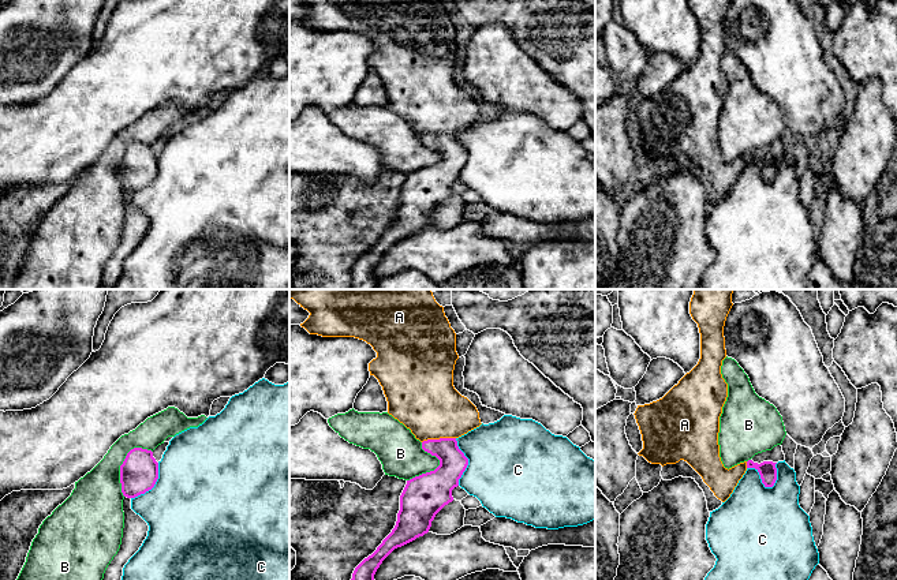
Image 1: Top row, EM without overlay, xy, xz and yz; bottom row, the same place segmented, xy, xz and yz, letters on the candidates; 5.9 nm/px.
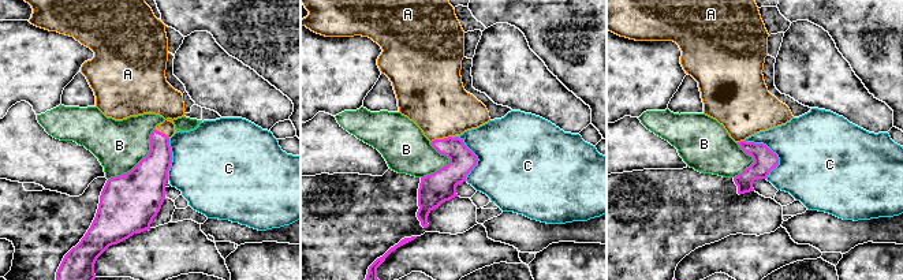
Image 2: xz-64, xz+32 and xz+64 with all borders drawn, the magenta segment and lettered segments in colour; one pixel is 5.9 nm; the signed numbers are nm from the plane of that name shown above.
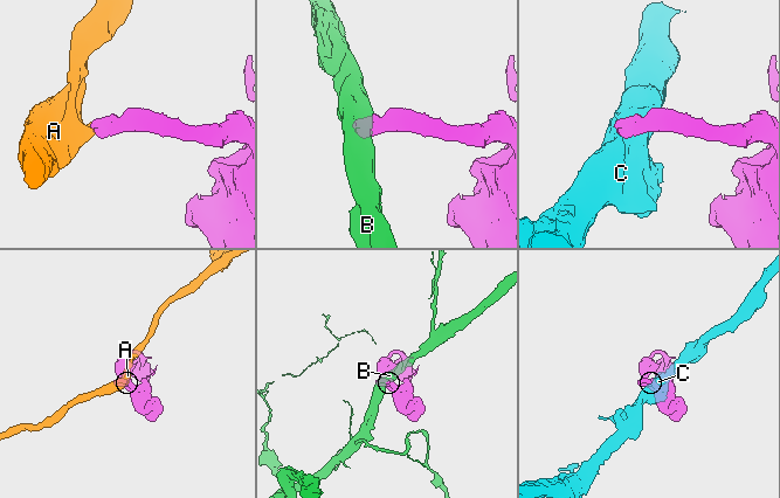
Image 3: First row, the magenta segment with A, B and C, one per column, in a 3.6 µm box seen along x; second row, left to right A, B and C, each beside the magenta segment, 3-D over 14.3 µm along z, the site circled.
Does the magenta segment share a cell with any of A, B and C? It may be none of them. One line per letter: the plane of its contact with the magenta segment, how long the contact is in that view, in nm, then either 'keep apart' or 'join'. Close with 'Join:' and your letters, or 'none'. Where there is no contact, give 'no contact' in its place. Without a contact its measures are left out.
A: xz | 200 nm | join
B: xy | 320 nm | keep apart
C: yz | 200 nm | keep apart
Join: A

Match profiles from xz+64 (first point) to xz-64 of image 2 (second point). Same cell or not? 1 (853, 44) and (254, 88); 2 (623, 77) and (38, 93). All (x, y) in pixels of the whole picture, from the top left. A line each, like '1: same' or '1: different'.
1: different
2: same

